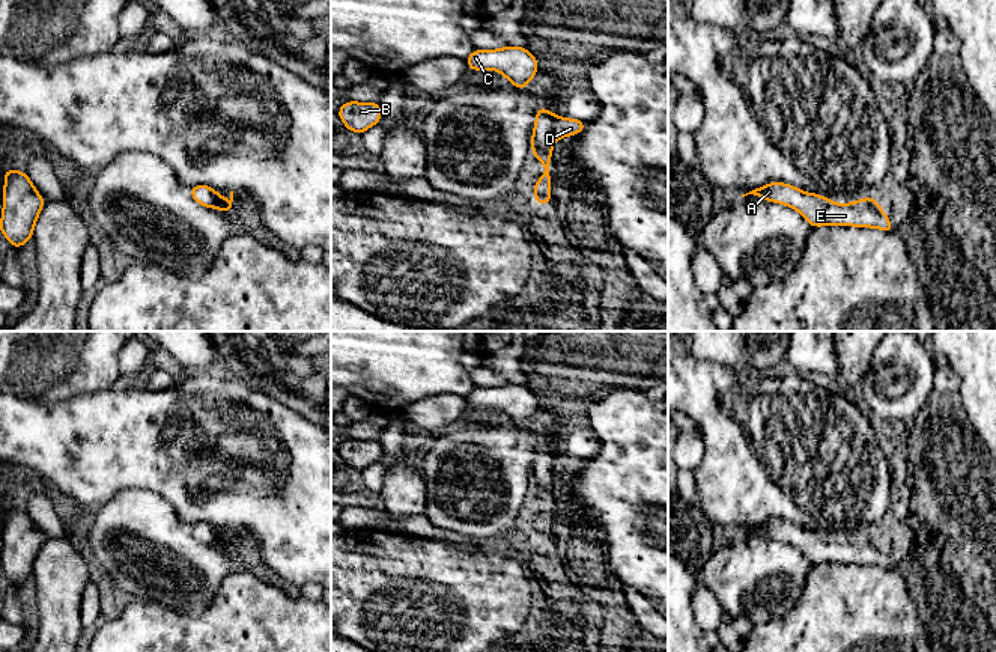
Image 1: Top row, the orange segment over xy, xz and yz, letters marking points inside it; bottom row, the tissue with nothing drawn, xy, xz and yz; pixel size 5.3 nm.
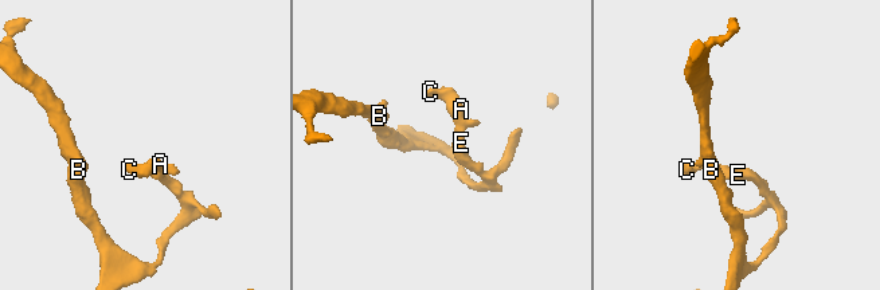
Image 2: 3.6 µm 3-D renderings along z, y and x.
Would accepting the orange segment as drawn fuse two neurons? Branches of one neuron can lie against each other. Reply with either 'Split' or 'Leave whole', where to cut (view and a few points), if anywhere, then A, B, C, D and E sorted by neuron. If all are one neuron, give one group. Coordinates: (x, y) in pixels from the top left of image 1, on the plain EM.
Split. Split along xz (551, 450), (542, 461), (558, 473). Groups: A B C E / D

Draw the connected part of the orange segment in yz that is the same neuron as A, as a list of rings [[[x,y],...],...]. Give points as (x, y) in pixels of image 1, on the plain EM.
[[[769,519],[758,524],[742,535],[754,532],[767,539],[791,544],[802,539],[797,545],[799,551],[809,560],[811,565],[818,563],[856,563],[876,565],[885,569],[894,569],[895,565],[885,553],[883,547],[874,535],[864,535],[853,541],[835,541],[827,538],[820,530],[805,530],[800,533],[799,526],[784,519]]]

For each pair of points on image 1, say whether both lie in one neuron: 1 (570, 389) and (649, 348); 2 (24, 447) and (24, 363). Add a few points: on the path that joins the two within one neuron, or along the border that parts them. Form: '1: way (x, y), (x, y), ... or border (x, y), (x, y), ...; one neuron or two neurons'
1: way (590, 369), (611, 348), (629, 348); one neuron
2: border (15, 395), (42, 402), (57, 402), (60, 399); two neurons

